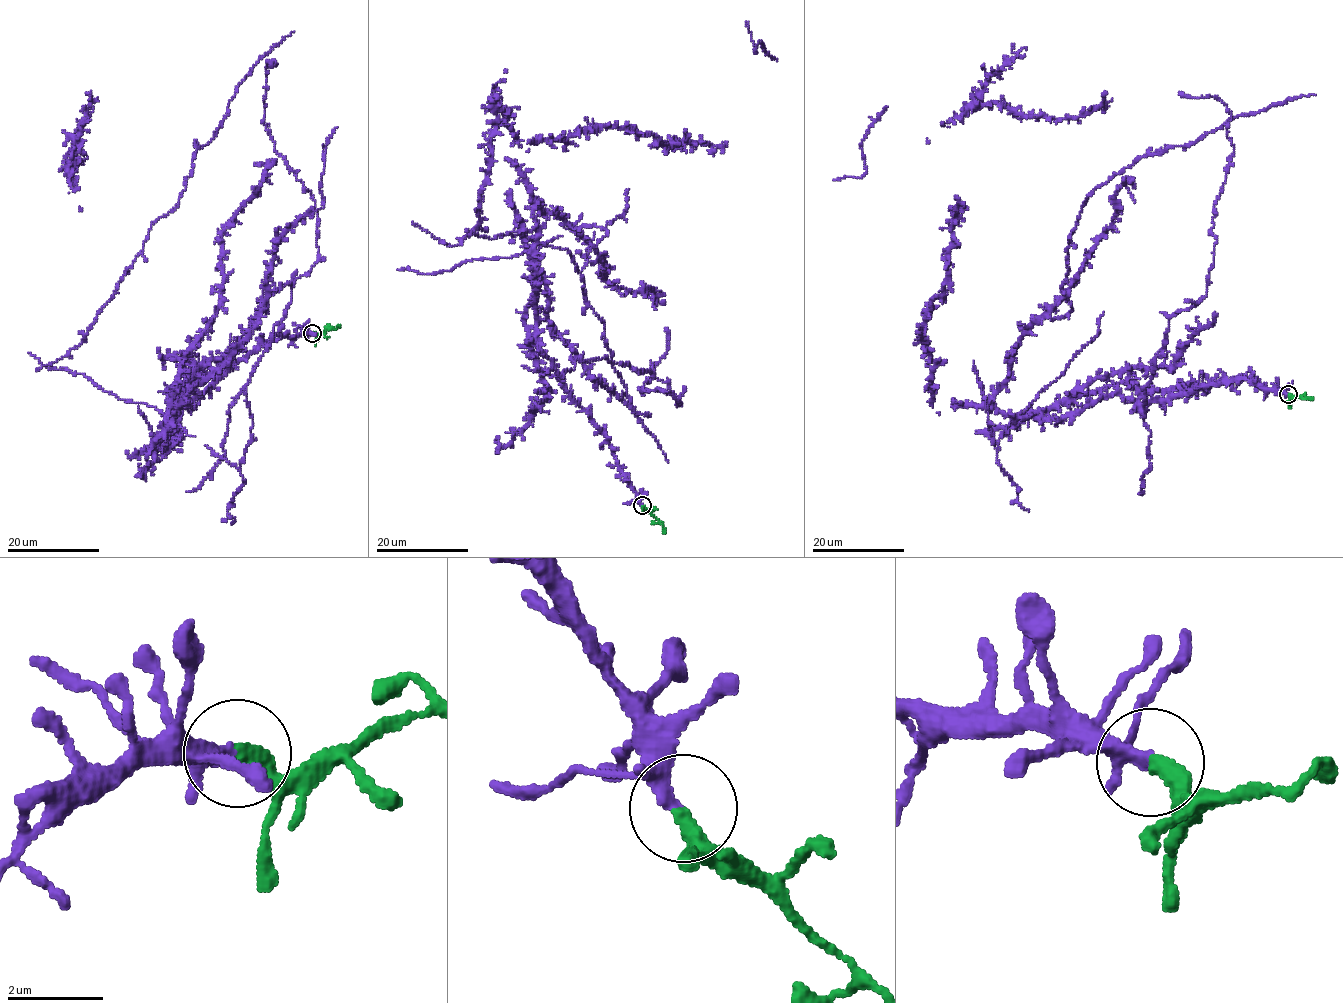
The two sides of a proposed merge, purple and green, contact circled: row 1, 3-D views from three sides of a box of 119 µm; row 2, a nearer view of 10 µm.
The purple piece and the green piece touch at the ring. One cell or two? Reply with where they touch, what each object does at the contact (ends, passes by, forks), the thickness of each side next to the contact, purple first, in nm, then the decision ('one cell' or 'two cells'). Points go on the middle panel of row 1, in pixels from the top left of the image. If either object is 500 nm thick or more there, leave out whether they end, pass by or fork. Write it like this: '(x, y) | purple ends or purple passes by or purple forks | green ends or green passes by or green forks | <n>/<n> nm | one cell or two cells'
(642, 505) | purple passes by | green ends | 220/400 nm | one cell

